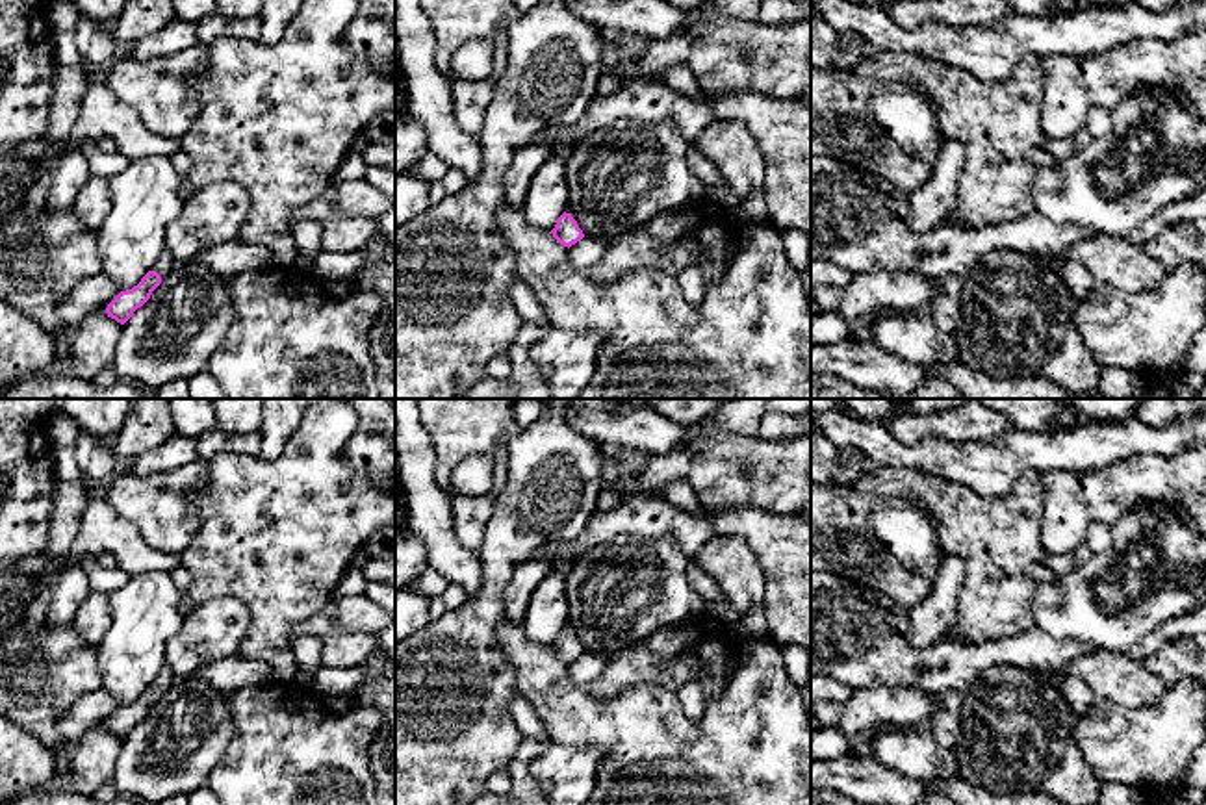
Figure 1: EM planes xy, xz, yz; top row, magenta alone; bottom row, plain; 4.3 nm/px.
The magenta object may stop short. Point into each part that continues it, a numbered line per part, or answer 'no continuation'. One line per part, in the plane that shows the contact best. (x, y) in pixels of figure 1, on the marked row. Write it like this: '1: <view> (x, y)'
1: xy (164, 264)

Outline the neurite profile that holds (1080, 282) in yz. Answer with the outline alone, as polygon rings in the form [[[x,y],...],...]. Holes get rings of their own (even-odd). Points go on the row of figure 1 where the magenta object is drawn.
[[[1071,258],[1061,260],[1061,276],[1076,304],[1082,302],[1097,284],[1093,275],[1082,263]]]

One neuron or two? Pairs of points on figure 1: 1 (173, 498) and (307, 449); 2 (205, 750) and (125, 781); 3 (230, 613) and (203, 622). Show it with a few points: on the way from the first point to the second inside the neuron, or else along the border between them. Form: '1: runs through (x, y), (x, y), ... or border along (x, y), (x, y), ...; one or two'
1: border along (205, 460), (206, 483), (193, 498), (197, 529); two
2: runs through (188, 770), (171, 778), (145, 778); one
3: runs through (223, 620), (210, 622); one

